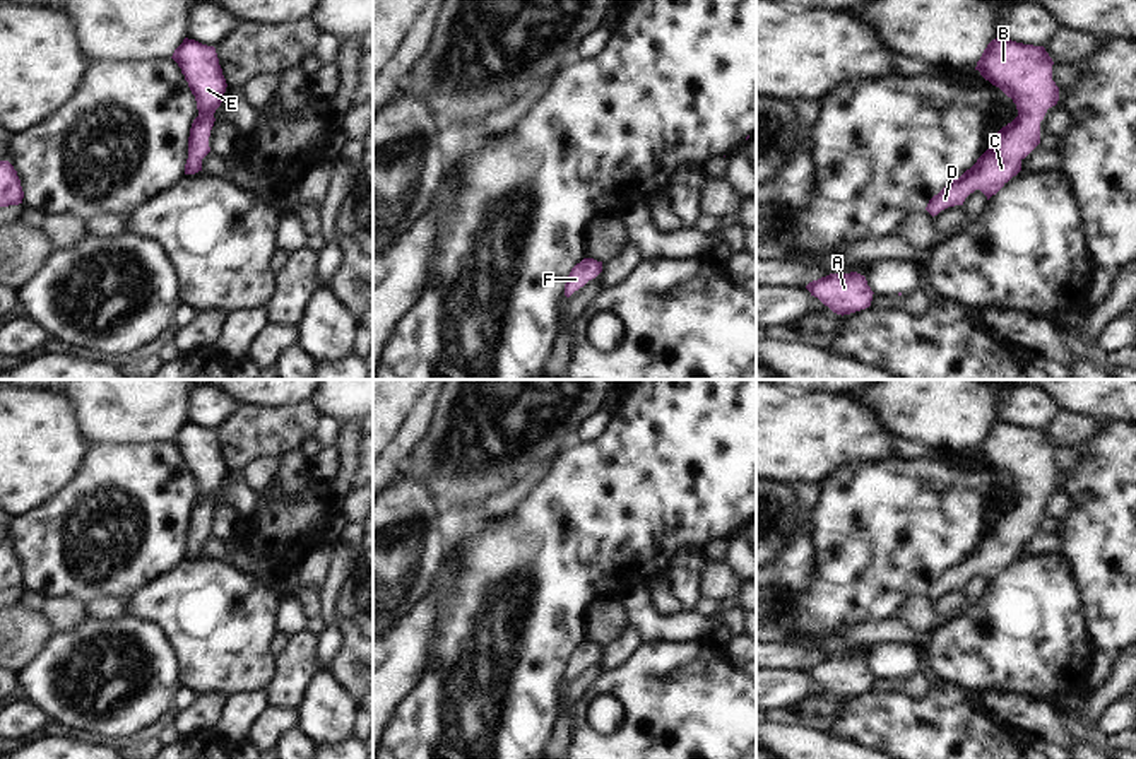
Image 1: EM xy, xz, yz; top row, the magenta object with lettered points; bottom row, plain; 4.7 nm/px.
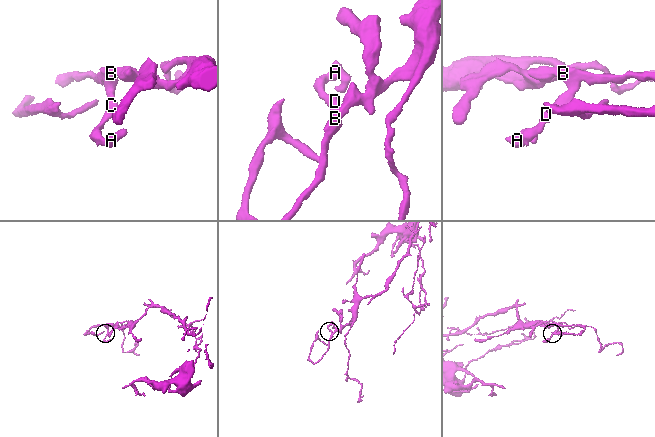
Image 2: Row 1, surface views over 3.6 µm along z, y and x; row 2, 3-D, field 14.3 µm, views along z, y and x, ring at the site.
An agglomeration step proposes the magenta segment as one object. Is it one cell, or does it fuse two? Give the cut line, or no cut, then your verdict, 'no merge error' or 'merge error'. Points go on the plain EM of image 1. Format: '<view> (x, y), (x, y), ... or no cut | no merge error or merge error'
no cut | no merge error

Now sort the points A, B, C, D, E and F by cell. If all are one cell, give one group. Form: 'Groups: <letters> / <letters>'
Groups: A B C D E F.

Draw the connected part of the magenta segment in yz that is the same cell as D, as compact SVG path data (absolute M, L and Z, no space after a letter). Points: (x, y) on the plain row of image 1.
M997 421L987 427L975 453L1013 482L1018 499L997 515L970 552L929 583L926 593L932 600L963 588L975 573L989 583L1021 554L1021 544L1040 527L1040 504L1059 484L1052 448L1044 429Z

